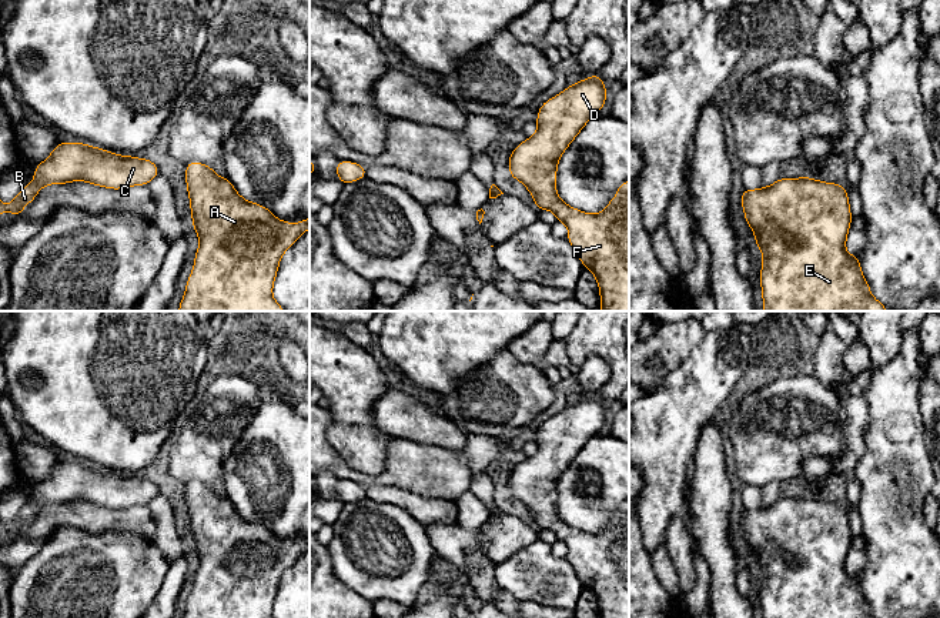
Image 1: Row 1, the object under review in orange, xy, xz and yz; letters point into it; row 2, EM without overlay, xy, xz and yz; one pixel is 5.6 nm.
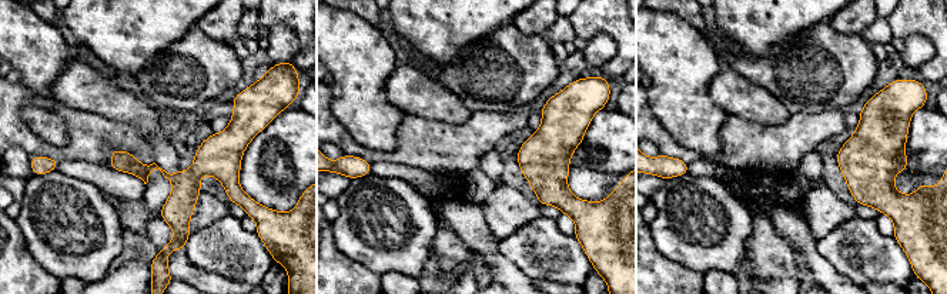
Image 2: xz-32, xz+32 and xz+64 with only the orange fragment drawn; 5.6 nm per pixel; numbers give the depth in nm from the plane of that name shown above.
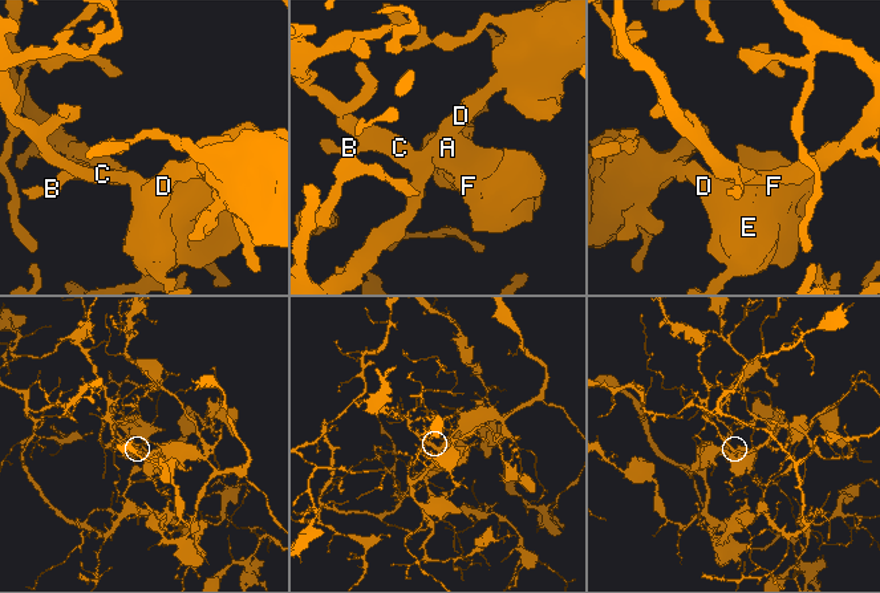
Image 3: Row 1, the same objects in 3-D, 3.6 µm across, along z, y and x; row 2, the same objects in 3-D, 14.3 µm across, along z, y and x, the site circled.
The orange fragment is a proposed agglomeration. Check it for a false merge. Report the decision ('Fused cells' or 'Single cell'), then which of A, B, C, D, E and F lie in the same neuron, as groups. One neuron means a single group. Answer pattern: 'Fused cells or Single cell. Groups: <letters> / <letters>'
Single cell. Groups: A B C D E F

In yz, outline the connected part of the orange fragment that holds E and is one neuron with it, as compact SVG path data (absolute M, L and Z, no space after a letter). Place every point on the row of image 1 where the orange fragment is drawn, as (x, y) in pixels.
M786 177L769 187L745 188L740 201L763 254L759 275L763 311L889 311L872 295L859 254L846 253L852 213L844 187L810 177Z

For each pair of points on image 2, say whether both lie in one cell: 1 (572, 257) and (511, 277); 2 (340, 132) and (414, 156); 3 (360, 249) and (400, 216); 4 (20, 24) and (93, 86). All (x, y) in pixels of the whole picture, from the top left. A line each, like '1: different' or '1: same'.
1: different
2: same
3: same
4: different

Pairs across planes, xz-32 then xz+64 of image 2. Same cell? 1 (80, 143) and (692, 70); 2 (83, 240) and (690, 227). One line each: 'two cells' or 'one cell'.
1: two cells
2: one cell

